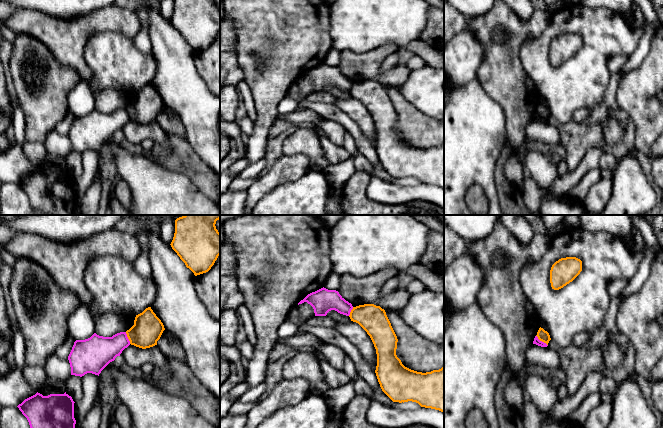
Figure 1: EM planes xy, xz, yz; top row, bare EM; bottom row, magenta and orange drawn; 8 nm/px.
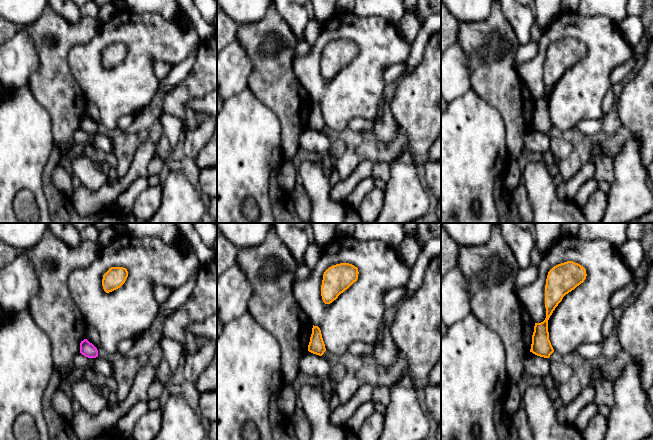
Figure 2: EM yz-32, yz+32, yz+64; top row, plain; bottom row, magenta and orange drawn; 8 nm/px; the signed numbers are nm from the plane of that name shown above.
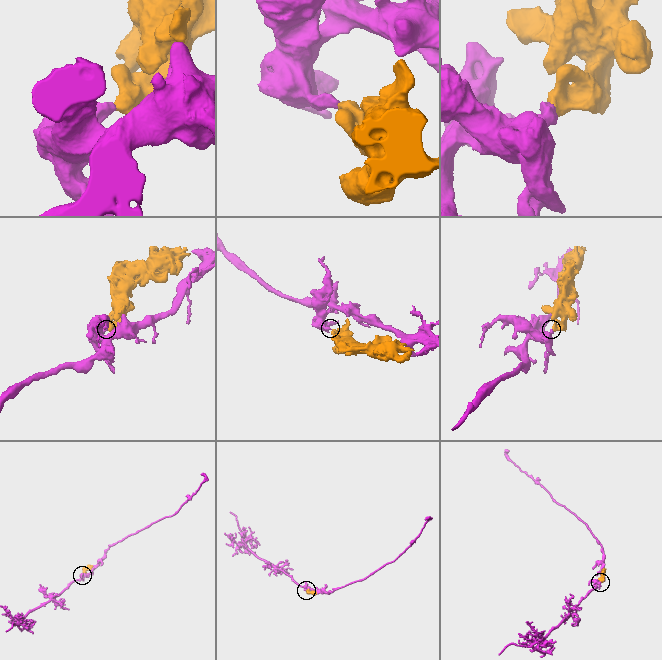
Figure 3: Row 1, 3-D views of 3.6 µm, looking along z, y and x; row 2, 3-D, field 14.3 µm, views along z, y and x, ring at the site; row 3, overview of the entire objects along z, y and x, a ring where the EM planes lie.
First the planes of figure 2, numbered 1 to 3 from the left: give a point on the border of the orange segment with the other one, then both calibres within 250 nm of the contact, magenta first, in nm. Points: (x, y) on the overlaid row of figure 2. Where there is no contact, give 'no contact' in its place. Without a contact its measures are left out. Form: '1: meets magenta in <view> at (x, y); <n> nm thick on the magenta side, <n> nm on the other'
1: no contact
2: no contact
3: no contact

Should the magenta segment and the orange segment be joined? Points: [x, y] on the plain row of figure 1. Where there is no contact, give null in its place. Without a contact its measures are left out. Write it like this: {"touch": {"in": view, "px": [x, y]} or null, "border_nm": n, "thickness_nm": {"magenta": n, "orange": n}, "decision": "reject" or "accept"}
{"touch": {"in": "yz", "px": [541, 117]}, "border_nm": 130, "thickness_nm": {"magenta": 50, "orange": 90}, "decision": "reject"}

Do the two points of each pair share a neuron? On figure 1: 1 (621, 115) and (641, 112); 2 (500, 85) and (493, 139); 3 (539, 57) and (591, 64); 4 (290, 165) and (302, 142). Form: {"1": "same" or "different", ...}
{"1": "different", "2": "different", "3": "same", "4": "different"}

